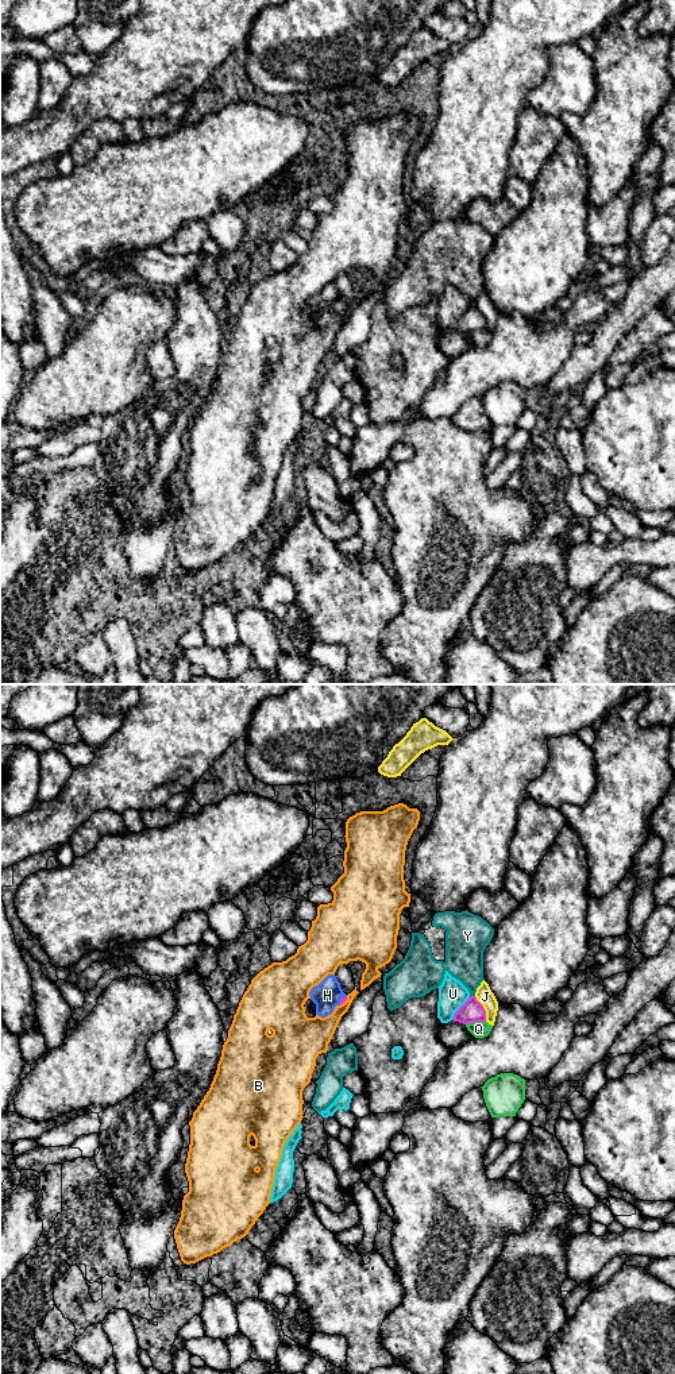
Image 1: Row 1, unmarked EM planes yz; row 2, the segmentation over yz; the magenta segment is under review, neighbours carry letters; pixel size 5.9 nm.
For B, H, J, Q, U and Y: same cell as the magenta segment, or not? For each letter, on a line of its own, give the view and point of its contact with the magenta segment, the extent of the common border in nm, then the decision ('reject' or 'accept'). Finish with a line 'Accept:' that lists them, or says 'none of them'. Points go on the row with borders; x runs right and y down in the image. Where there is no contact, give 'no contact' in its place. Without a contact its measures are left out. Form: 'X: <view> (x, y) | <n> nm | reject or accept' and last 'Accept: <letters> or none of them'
B: yz (343, 1002) | 80 nm | reject
H: yz (340, 999) | 80 nm | accept
J: yz (483, 1008) | 170 nm | reject
Q: yz (475, 1021) | 120 nm | reject
U: yz (459, 1008) | 180 nm | reject
Y: yz (471, 996) | 40 nm | reject
Accept: H

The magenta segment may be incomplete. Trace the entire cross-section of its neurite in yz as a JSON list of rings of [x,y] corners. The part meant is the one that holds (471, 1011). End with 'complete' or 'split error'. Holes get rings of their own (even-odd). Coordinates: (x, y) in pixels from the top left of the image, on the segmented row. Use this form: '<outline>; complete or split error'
[[[475,996],[468,1000],[455,1012],[454,1022],[463,1024],[474,1022],[486,1022],[486,1011],[483,1006],[477,1000]]]; complete

